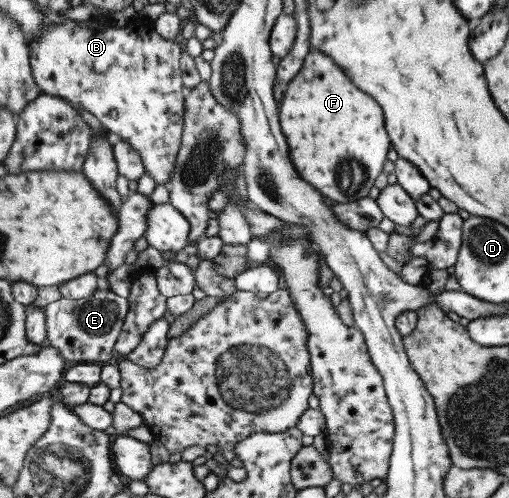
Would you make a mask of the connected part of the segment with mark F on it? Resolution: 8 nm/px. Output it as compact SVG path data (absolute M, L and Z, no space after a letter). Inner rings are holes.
M312 49L304 67L287 85L281 101L280 121L292 147L292 163L302 179L308 179L322 196L335 203L353 203L368 198L388 161L391 136L383 107L360 91L330 55Z

